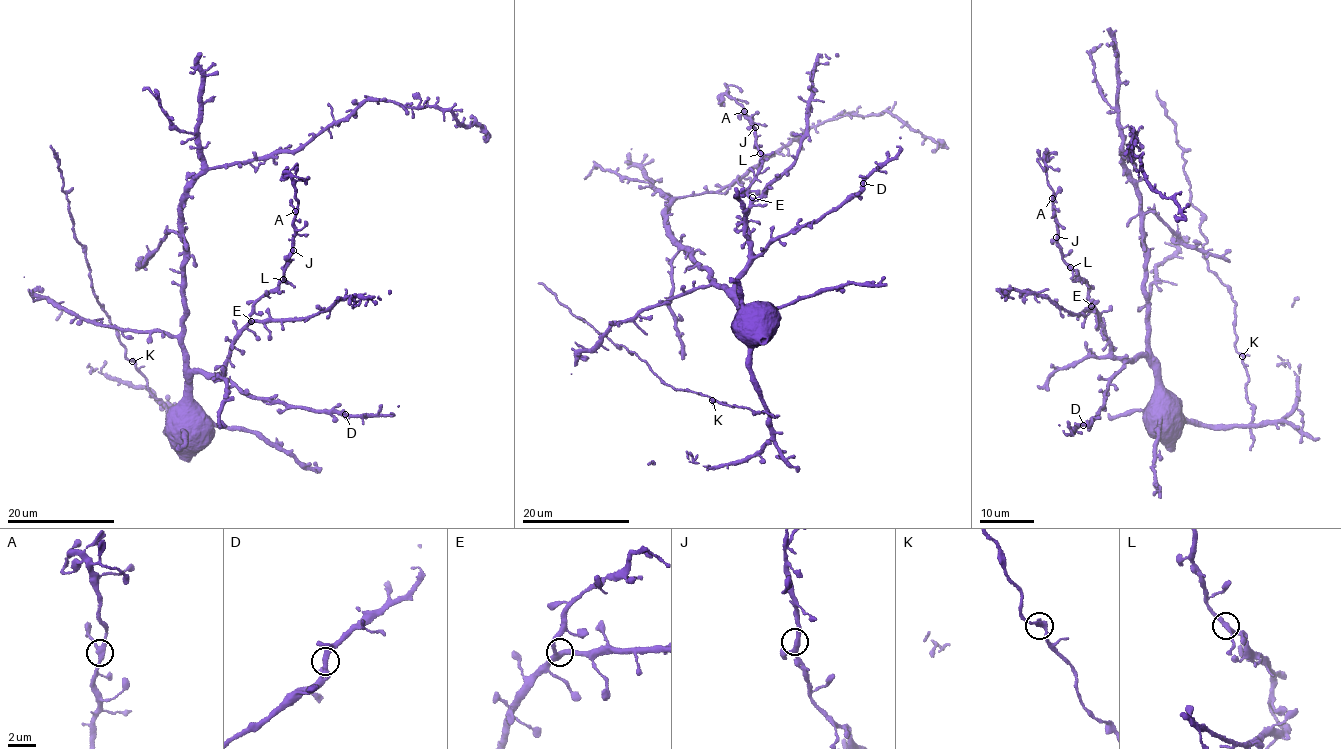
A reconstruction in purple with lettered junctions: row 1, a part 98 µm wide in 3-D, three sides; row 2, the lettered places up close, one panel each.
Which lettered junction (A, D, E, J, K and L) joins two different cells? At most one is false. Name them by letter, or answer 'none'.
none

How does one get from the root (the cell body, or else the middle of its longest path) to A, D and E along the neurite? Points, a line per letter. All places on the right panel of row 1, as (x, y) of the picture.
A: (1146, 329), (1145, 354), (1127, 360), (1112, 354), (1104, 325), (1088, 299), (1090, 286), (1063, 259), (1053, 198)
D: (1146, 329), (1145, 354), (1124, 363), (1116, 372), (1099, 414), (1083, 425)
E: (1146, 329), (1145, 354), (1128, 360), (1117, 358), (1112, 354), (1104, 325), (1091, 306)

